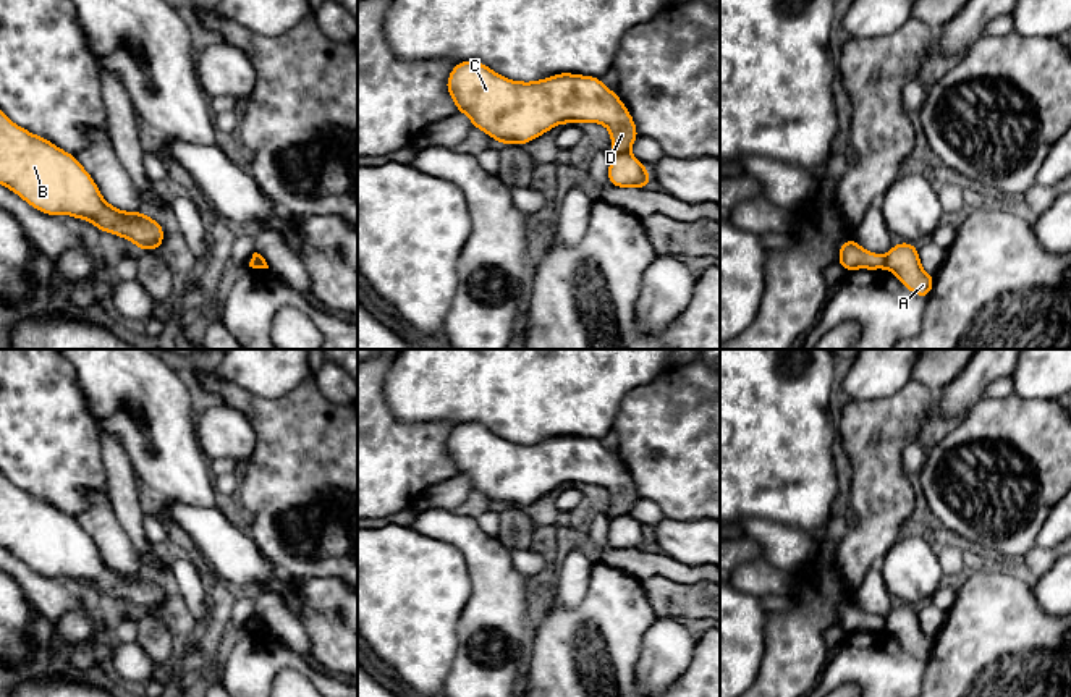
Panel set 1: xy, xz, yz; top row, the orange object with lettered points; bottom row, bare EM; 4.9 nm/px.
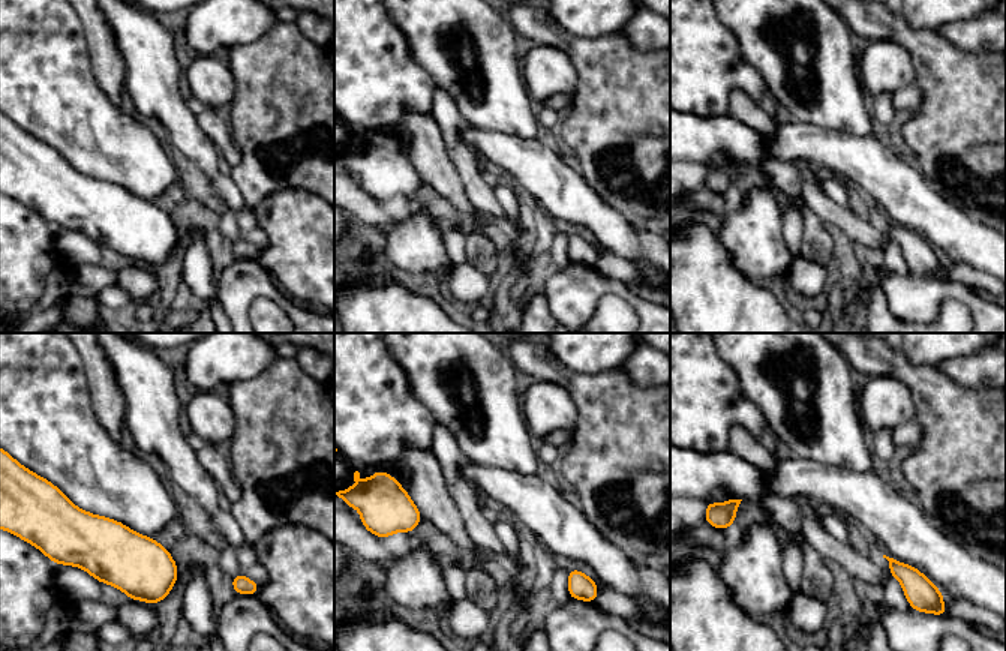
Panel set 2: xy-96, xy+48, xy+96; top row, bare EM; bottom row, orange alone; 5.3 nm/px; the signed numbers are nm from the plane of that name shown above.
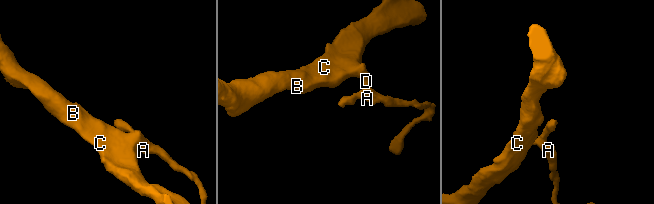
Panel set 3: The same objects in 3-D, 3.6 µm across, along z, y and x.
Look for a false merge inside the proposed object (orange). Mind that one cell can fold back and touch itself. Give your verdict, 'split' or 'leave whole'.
split

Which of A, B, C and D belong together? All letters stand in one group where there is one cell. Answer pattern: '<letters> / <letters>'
A / B C D

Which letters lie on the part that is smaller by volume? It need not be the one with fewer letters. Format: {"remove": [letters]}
{"remove": ["A"]}

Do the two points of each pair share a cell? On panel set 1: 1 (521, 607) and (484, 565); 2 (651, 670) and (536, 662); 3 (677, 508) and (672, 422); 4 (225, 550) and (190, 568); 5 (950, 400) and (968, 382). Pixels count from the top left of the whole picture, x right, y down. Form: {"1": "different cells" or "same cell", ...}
{"1": "same cell", "2": "different cells", "3": "same cell", "4": "different cells", "5": "same cell"}

